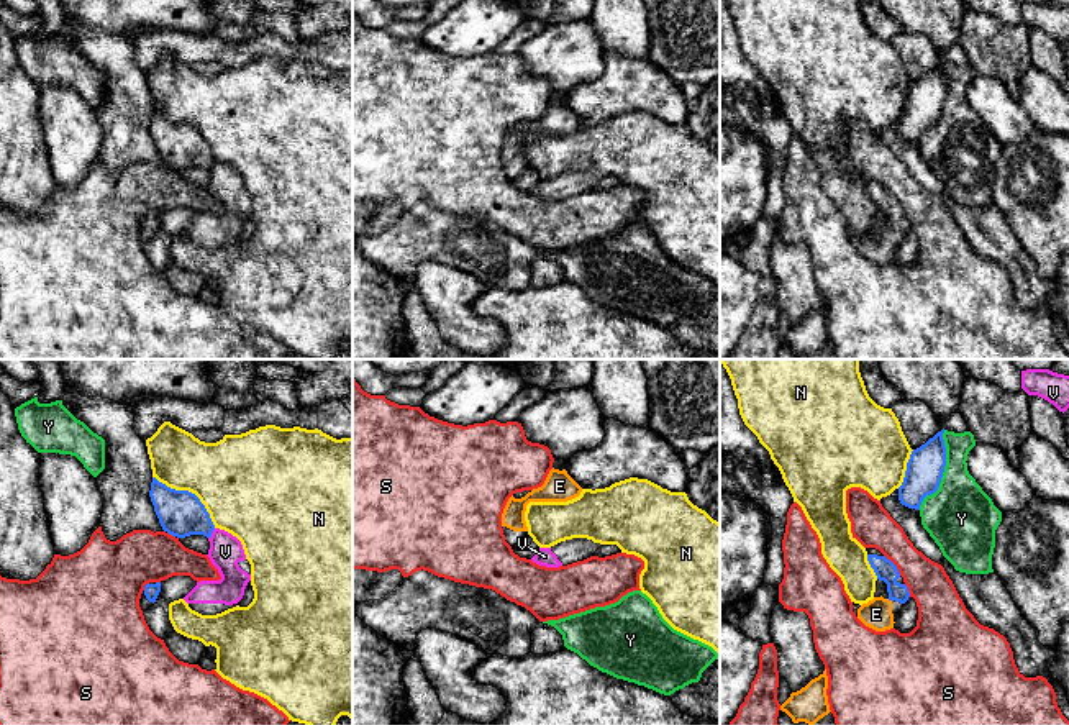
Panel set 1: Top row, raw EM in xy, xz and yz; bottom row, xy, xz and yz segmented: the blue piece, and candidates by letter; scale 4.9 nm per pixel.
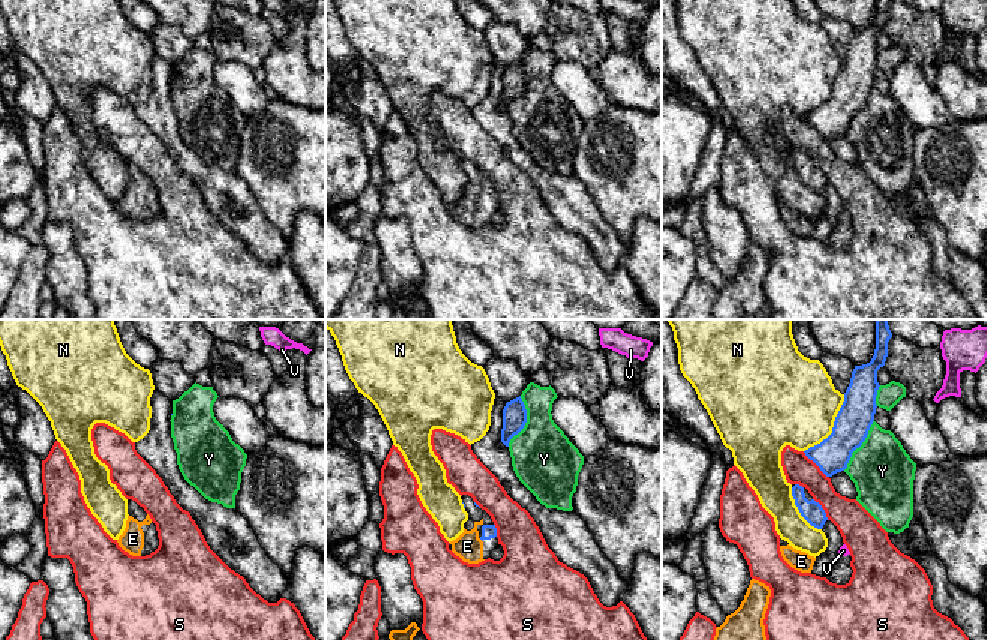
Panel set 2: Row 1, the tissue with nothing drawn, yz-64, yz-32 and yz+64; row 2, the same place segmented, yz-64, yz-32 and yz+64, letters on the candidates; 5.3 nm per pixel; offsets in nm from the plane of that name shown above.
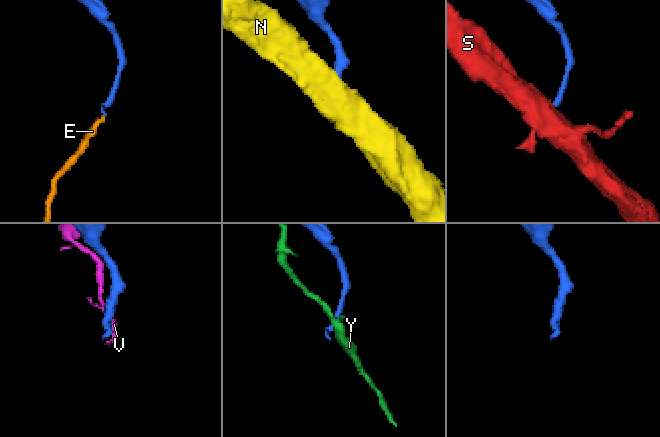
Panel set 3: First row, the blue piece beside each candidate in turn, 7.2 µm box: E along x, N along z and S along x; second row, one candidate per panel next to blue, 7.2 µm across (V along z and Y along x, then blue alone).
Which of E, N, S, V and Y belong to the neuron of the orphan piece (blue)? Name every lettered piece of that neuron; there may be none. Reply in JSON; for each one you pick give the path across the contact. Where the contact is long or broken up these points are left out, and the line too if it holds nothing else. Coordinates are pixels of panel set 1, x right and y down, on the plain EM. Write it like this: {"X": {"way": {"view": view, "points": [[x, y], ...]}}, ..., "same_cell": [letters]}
{"E": {"way": {"view": "yz", "points": [[886, 202], [892, 217], [891, 232], [876, 246]]}}, "same_cell": ["E"]}

